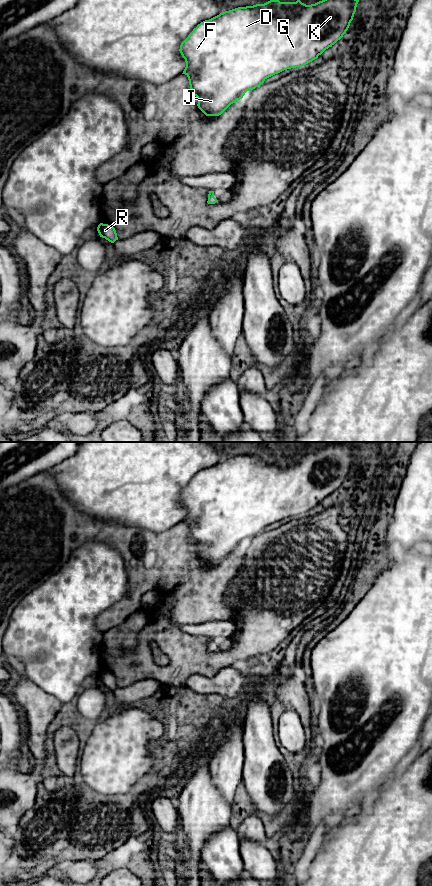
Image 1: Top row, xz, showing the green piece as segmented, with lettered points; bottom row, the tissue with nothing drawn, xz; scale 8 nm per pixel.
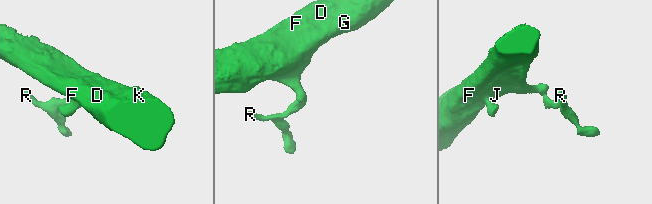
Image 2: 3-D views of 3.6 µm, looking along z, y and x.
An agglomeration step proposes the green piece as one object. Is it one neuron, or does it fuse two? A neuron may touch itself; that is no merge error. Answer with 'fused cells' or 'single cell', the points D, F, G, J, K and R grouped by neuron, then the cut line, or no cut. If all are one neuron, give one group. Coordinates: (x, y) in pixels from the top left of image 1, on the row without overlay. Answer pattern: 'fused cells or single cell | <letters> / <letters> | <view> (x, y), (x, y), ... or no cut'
single cell | D F G J K R | no cut

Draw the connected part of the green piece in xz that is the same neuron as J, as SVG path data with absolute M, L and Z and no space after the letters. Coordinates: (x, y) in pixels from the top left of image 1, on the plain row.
M330 442L328 446L311 453L302 451L300 447L296 450L280 450L279 448L270 448L264 452L238 455L229 459L225 459L209 468L201 470L181 491L179 497L182 505L186 510L186 515L182 522L185 522L188 525L191 541L198 547L198 556L206 564L219 564L231 552L235 551L237 548L242 547L247 539L253 538L260 534L267 526L287 517L302 515L317 507L319 503L321 503L329 495L332 495L346 481L351 469L353 468L358 450L359 447L348 444L339 444L338 442Z

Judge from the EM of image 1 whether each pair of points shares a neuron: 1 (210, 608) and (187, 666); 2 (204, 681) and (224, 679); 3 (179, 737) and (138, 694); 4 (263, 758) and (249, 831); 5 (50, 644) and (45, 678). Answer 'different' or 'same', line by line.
1: different
2: same
3: different
4: different
5: same

